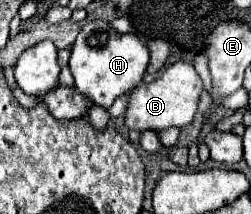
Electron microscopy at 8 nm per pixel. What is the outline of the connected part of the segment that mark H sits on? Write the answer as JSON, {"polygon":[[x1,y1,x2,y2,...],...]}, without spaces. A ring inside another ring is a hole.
{"polygon":[[93,20,87,22,73,48,69,58,69,68,75,80,75,90,101,108,109,108,113,100,121,94,127,94,133,86,143,80,145,68,149,62,149,50,145,42,135,34,117,34,109,22]]}

